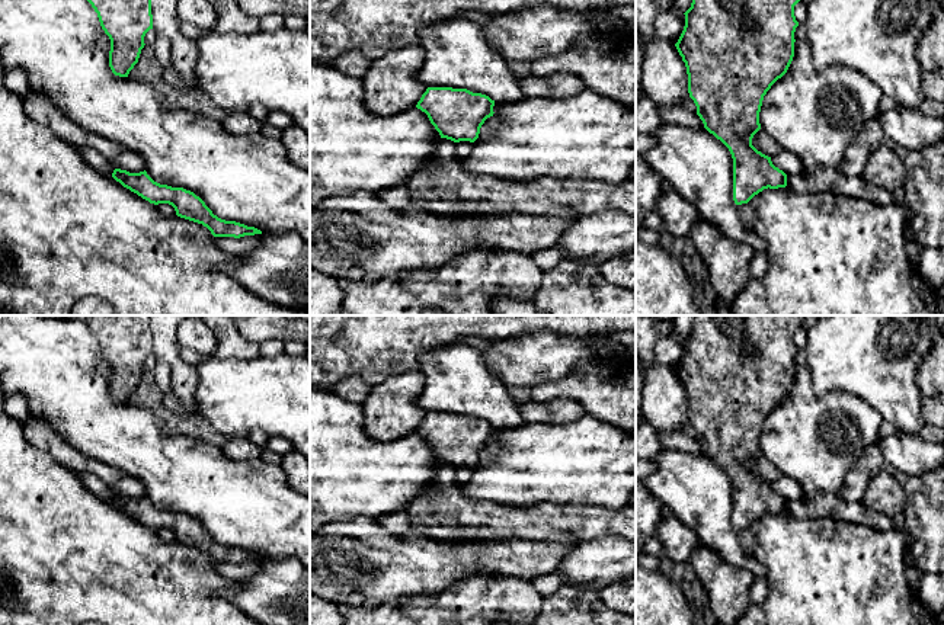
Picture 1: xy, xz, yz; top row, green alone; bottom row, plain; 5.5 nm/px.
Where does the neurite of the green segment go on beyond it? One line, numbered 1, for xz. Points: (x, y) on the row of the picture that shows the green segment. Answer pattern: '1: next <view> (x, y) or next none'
1: next none

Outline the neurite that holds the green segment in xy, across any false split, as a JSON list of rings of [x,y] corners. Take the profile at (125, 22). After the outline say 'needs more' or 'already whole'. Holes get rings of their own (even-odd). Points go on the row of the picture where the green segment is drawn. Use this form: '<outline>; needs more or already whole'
[[[87,0],[111,39],[109,67],[115,76],[128,77],[144,48],[144,36],[153,29],[151,0]]]; already whole

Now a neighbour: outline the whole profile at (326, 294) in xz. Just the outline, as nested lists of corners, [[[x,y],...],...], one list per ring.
[[[310,267],[310,315],[336,315],[343,310],[342,299],[337,279]]]

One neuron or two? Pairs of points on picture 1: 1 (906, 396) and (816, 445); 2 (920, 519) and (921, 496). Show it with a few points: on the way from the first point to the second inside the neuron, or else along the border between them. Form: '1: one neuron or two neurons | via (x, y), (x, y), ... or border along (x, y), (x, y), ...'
1: two neurons | border along (847, 393), (864, 400), (883, 419)
2: one neuron | via (921, 513), (921, 502)

